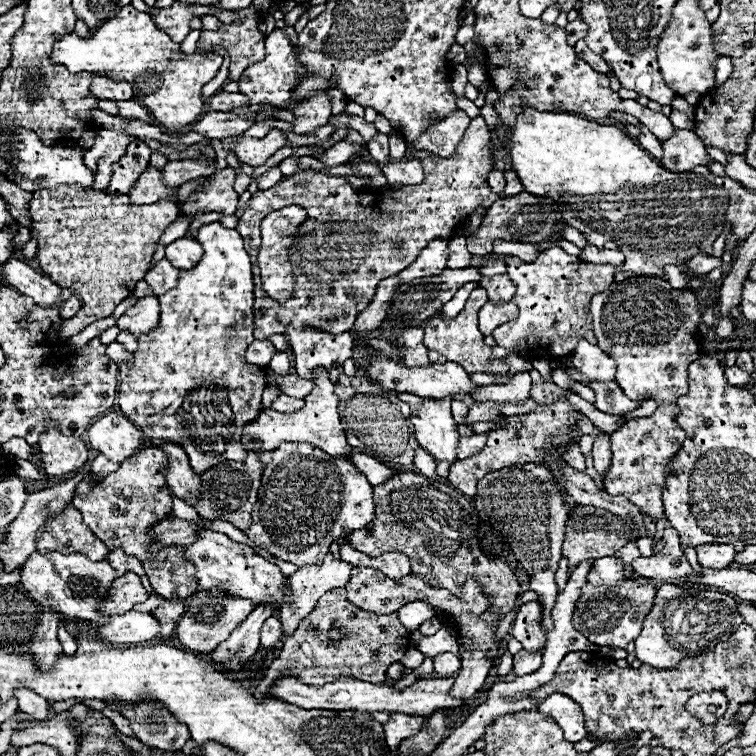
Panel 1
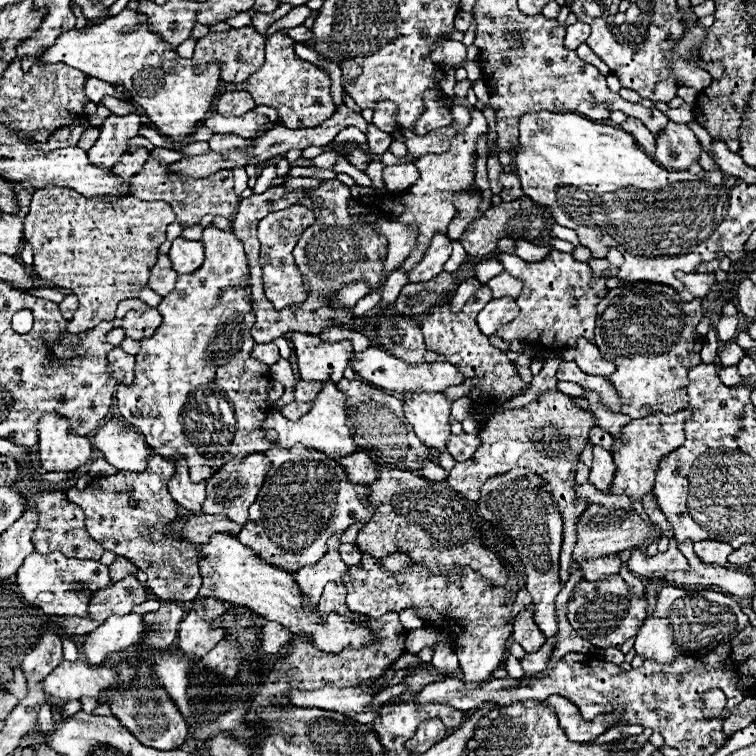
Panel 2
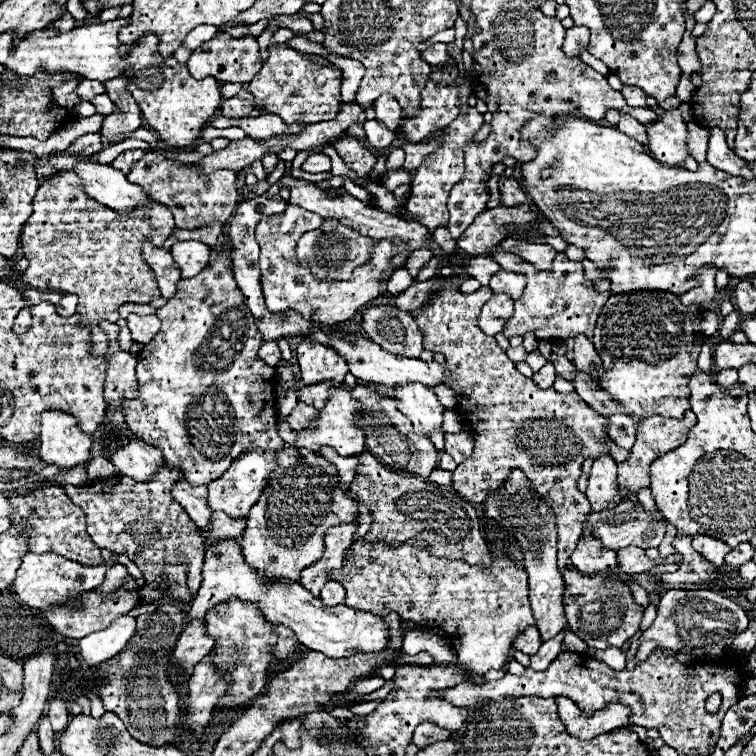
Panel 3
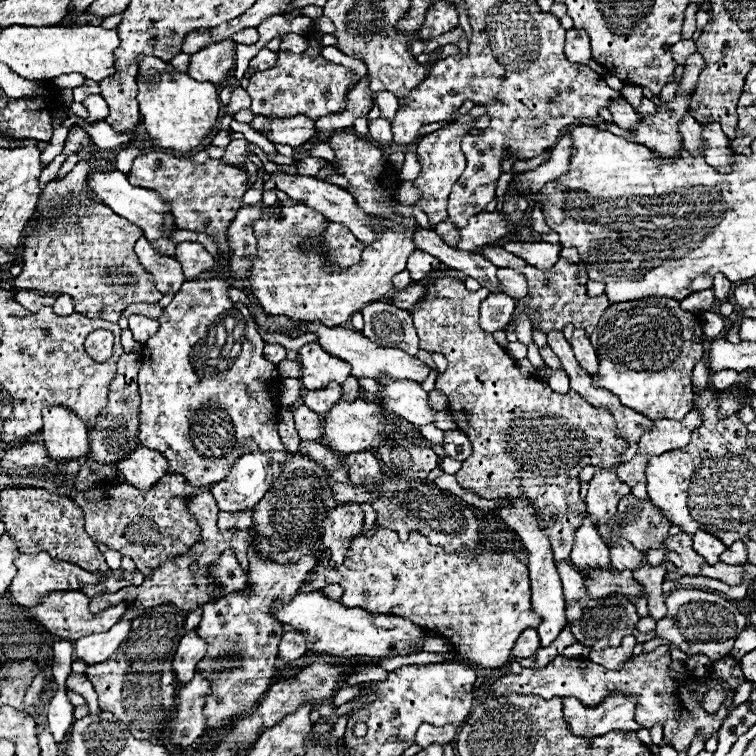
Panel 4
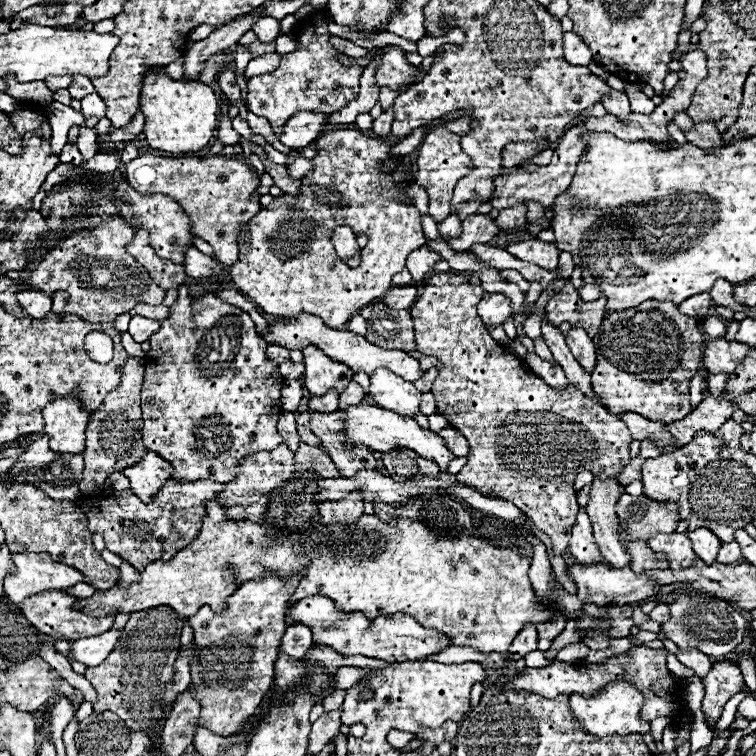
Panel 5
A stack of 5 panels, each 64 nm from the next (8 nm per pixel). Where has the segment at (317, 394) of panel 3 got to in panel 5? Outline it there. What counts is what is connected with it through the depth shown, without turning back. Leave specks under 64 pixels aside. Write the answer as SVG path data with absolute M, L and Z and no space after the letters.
M330 390L330 392L324 394L324 396L310 396L308 406L310 406L312 410L316 410L316 412L322 412L322 414L336 412L336 410L338 410L338 392Z

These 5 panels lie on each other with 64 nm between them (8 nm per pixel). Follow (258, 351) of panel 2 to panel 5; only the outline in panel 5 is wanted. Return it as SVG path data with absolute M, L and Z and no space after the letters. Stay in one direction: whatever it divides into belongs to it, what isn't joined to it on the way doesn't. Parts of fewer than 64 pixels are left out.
M270 344L268 350L266 350L266 354L268 354L270 360L274 360L274 362L278 362L278 364L290 360L290 350L284 348L284 346L278 346L278 344Z

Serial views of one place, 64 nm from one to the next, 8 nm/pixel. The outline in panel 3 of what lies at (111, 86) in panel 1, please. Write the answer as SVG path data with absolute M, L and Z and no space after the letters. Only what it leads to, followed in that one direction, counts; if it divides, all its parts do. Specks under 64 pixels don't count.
M82 80L80 86L76 88L76 94L78 94L80 102L88 102L94 96L104 94L104 86L102 86L102 82L96 82L96 80Z

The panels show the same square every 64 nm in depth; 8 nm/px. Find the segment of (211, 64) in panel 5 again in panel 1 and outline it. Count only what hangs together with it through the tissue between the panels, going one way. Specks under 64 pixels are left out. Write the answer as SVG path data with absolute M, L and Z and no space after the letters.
M252 6L236 14L242 18L240 24L224 24L216 32L202 32L196 46L196 54L214 52L214 46L228 50L228 78L232 82L238 82L248 66L264 60L264 34L258 32L256 20L252 20Z

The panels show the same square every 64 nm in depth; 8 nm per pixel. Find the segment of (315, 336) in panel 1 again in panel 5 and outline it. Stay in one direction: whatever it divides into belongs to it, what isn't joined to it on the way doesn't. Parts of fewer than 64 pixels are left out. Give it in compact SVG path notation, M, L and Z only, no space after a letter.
M306 346L302 352L306 364L306 388L312 396L324 396L332 388L342 392L352 380L352 370L346 364L330 360L318 348Z

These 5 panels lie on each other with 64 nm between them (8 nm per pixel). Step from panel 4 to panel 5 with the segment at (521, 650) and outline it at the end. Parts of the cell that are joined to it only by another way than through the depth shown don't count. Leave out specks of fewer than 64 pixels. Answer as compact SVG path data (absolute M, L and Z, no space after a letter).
M526 624L526 626L516 634L512 646L508 648L510 660L520 660L520 658L524 658L528 652L536 650L536 642L538 642L536 626L534 626L534 624Z

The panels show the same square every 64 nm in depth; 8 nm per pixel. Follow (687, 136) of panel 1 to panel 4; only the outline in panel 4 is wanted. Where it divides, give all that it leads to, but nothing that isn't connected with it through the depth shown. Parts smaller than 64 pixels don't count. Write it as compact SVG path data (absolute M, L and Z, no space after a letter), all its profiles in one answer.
M694 52L692 56L688 56L688 60L686 60L686 64L684 64L684 74L682 74L680 84L678 84L678 88L676 88L674 100L666 102L664 106L658 106L658 108L656 108L656 114L640 116L640 118L638 118L638 124L634 126L632 132L622 130L620 126L616 126L616 124L610 122L610 120L602 120L600 124L596 124L596 128L606 128L608 132L612 132L612 134L616 134L616 136L622 136L622 138L626 138L626 140L632 140L632 142L638 142L638 144L648 144L648 148L652 148L654 152L660 152L662 156L680 156L680 150L682 150L682 148L680 148L678 122L680 122L680 118L686 114L686 110L688 110L690 96L692 96L692 92L694 92L694 88L696 88L696 82L698 82L698 76L700 76L702 68L704 68L704 58L702 58L698 52Z

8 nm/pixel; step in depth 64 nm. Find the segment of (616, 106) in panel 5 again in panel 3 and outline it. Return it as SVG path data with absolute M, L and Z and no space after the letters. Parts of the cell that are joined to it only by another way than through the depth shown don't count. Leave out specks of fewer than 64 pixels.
M620 110L618 114L620 114L620 120L618 120L616 128L618 128L620 132L624 132L624 134L636 138L636 140L640 140L640 142L646 146L646 144L648 144L648 138L646 138L646 128L644 128L644 124L640 124L636 118L632 118L630 114L626 114L626 112L622 112L622 110Z

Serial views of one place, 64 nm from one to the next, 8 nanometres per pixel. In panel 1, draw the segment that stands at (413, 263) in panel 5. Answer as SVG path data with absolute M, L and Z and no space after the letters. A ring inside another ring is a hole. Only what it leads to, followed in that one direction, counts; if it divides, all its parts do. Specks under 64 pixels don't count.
M472 118L454 156L428 156L420 160L424 180L418 186L390 188L388 192L372 190L372 194L352 188L344 176L302 172L290 180L278 182L266 192L256 192L248 200L248 208L242 212L236 226L238 234L244 238L244 248L252 258L254 338L268 340L272 334L284 334L288 326L318 328L332 334L350 332L358 316L358 298L372 298L378 282L408 268L430 240L450 240L454 228L460 222L466 222L480 204L484 204L484 208L494 204L498 194L484 186L488 172L492 170L488 142L490 132L484 118ZM290 204L298 204L308 210L308 220L298 228L290 248L290 258L296 266L296 298L290 298L284 304L274 304L262 288L256 266L261 245L260 222L268 212ZM398 242L402 252L394 250L394 244ZM332 282L336 282L334 290ZM346 290L354 292L352 300L346 296Z

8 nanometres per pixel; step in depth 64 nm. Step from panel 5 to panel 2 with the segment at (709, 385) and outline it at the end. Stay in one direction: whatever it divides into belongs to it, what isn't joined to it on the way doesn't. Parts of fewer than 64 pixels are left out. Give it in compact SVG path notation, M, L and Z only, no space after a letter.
M722 368L718 374L720 374L720 380L722 380L724 384L728 384L728 386L738 386L738 384L744 382L744 380L740 378L740 374L736 372L736 368Z

